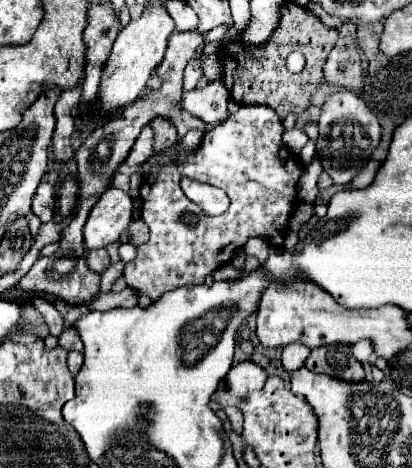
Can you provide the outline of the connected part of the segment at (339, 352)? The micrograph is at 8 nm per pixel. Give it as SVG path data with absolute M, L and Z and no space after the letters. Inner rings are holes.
M333 343L329 347L317 347L311 351L305 367L309 367L309 371L313 373L325 373L339 381L359 383L365 379L365 371L363 365L349 355L349 351L349 345L339 343Z

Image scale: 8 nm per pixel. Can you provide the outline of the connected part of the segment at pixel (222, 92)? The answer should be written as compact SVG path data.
M211 81L203 89L185 91L179 105L193 117L205 121L207 125L217 125L229 117L227 113L229 91L223 81Z

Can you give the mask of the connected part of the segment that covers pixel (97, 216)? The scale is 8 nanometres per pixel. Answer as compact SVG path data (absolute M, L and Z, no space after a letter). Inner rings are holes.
M109 187L87 217L83 229L85 247L103 249L109 243L117 243L131 221L131 207L131 197L125 191Z

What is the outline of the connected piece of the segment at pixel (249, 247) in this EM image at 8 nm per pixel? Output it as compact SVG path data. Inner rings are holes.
M249 239L249 243L245 245L245 253L247 253L247 255L257 257L261 265L267 261L269 249L271 249L271 247L269 247L265 241L261 241L261 239Z

